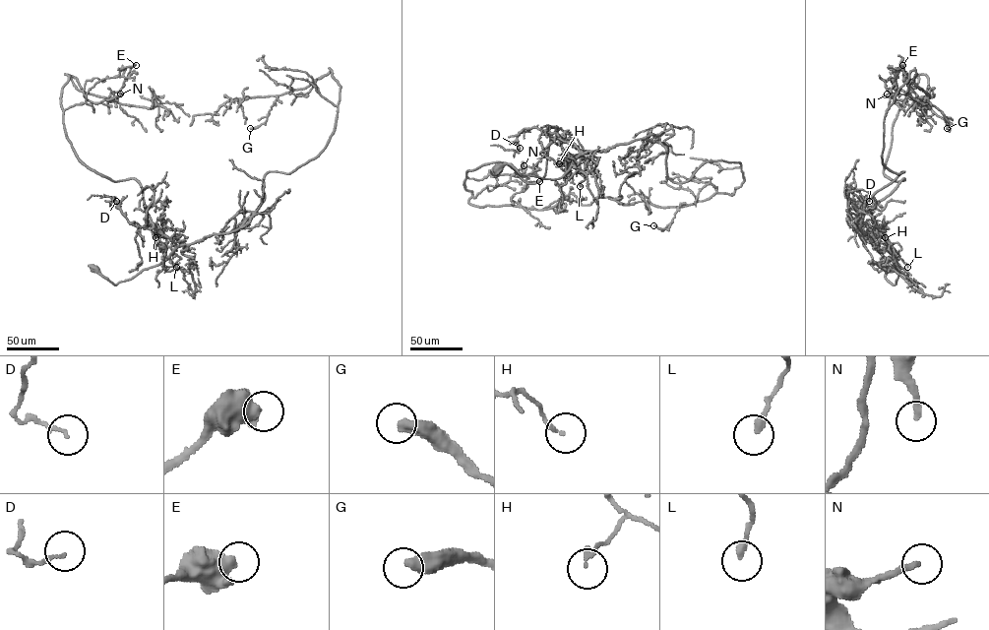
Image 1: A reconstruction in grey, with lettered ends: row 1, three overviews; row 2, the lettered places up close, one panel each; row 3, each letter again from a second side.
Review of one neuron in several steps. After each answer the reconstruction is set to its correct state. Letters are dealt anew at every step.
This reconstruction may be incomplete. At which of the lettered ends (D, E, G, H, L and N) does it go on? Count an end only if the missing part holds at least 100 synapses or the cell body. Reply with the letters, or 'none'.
none

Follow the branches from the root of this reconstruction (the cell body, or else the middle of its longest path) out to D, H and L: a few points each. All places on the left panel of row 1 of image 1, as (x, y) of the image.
D: (94, 269), (116, 284), (160, 263), (175, 247), (154, 227), (129, 222), (113, 203), (113, 197), (116, 201)
H: (94, 269), (115, 284), (131, 279), (164, 261), (175, 247), (173, 241), (157, 230), (162, 230), (155, 237)
L: (94, 269), (116, 284), (157, 266), (175, 246), (157, 230), (181, 258), (176, 267)

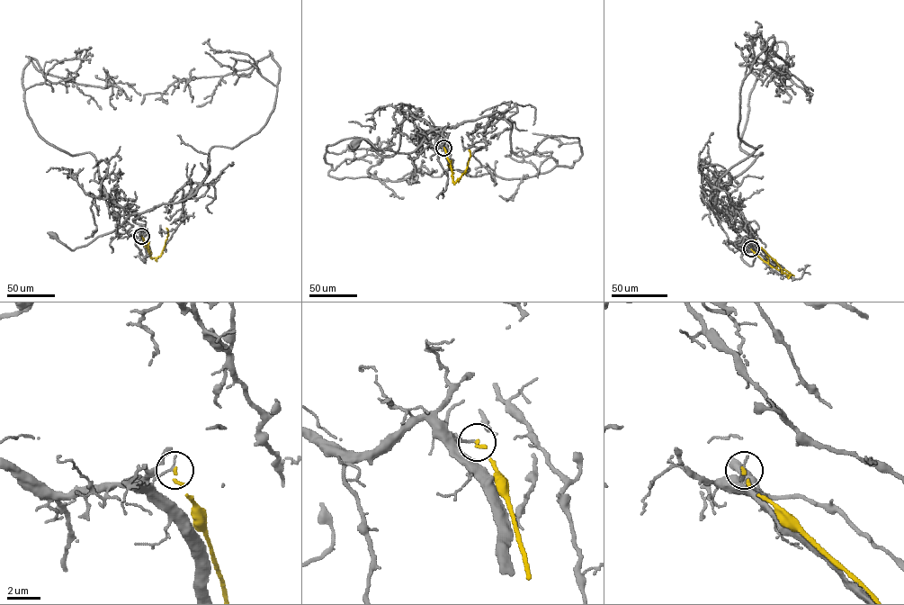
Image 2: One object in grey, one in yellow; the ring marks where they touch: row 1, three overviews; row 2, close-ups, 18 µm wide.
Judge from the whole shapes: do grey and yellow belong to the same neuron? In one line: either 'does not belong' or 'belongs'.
does not belong

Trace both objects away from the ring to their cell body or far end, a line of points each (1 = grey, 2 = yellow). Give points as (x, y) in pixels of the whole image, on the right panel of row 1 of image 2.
1: (751, 248), (741, 238), (757, 247), (753, 264), (749, 266), (741, 258), (746, 248)
2: (751, 248), (771, 266), (792, 275), (783, 274), (755, 239)

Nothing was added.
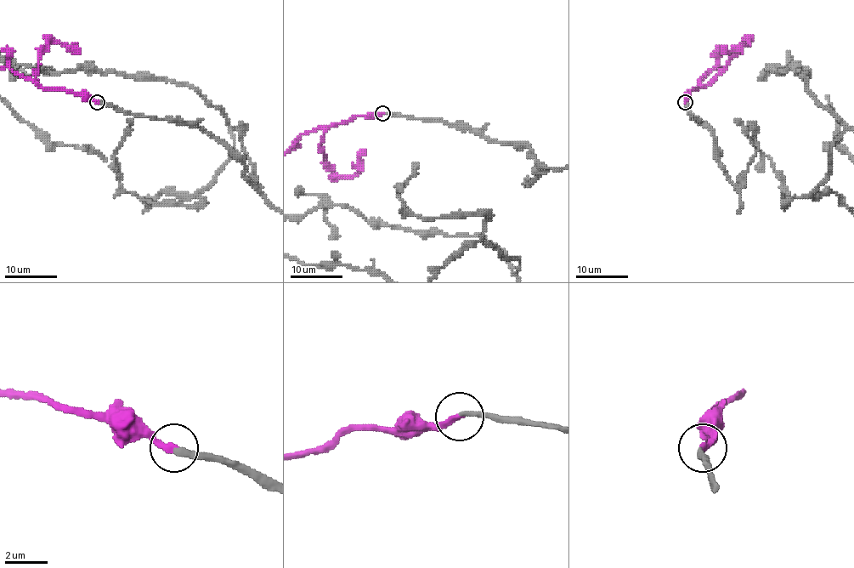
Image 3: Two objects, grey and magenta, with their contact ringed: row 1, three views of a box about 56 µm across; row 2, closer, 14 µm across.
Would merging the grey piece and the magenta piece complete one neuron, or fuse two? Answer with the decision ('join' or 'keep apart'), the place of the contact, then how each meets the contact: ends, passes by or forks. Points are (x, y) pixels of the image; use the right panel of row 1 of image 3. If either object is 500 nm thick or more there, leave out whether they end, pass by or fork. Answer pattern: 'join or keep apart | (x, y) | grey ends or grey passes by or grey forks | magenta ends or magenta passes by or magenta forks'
join | (685, 102) | grey ends | magenta ends

